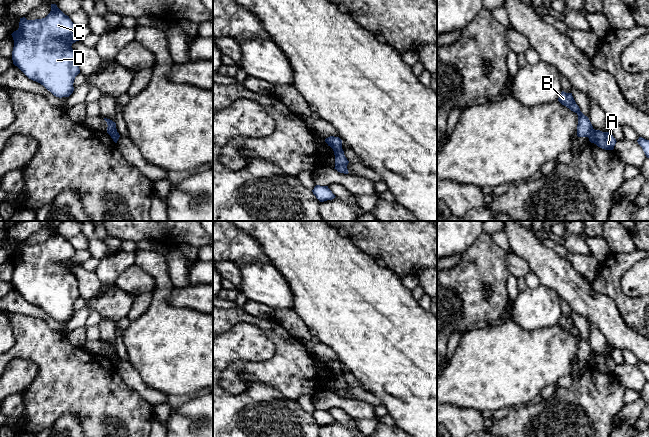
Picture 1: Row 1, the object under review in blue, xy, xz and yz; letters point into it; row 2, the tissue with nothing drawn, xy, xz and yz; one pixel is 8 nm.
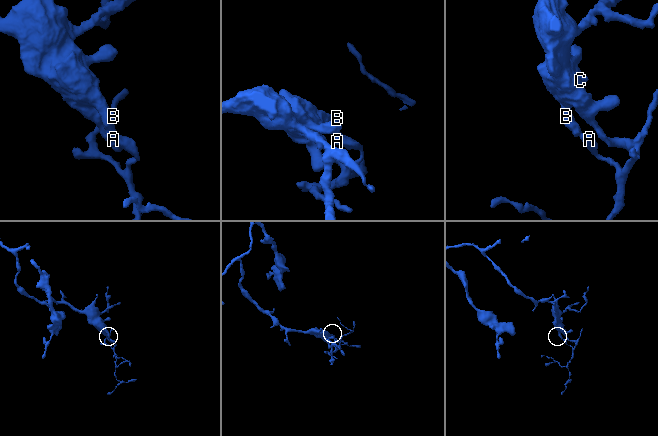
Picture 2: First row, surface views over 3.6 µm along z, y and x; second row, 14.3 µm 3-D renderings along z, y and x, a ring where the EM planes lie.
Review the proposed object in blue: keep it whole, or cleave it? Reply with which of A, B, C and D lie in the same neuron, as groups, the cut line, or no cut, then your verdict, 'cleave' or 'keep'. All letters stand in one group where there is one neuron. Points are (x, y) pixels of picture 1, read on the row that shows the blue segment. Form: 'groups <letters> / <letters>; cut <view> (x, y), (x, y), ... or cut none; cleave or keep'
groups A / B C D; cut yz (593, 129), (588, 137); cleave

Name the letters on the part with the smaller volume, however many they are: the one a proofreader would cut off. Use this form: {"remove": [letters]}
{"remove": ["A"]}

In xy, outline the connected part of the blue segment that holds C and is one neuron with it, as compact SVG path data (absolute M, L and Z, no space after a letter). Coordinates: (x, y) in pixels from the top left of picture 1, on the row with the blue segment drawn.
M51 4L51 11L45 18L35 20L20 18L19 28L11 34L14 40L13 64L54 96L69 97L74 91L75 77L80 73L77 54L71 47L73 43L79 41L73 36L76 27L56 4Z

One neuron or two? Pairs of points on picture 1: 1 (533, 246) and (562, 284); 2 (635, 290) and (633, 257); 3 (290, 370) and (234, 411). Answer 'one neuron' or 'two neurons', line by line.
1: one neuron
2: two neurons
3: two neurons

